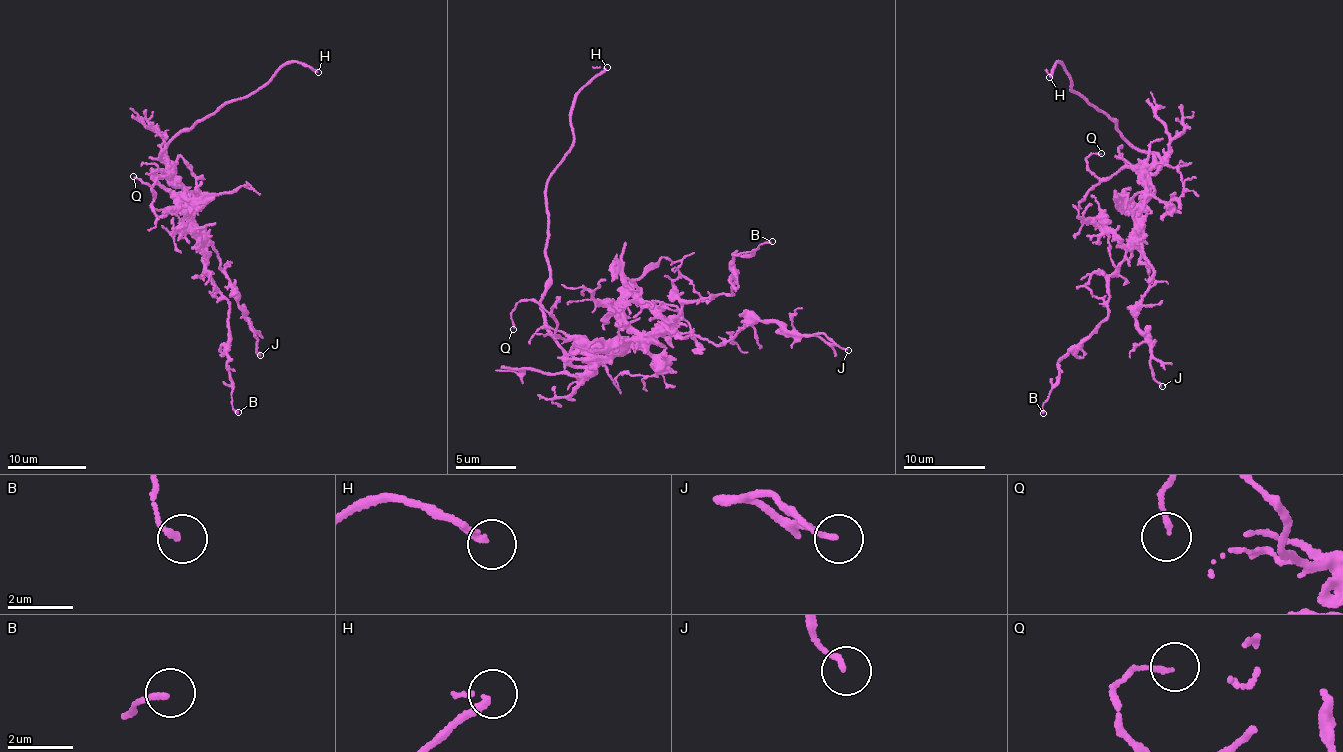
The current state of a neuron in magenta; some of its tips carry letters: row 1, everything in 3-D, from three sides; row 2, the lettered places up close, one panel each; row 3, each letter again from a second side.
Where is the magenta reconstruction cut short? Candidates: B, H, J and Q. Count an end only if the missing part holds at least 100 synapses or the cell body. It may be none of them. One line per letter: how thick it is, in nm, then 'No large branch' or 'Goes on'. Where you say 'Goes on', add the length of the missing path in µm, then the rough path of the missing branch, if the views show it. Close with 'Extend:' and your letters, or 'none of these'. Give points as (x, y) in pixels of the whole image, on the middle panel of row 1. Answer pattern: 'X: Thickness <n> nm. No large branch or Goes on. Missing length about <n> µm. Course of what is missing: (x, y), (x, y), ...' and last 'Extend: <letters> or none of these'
B: Thickness 170 nm. No large branch
H: Thickness 200 nm. Goes on. Missing length about 60 µm
J: Thickness 150 nm. No large branch
Q: Thickness 140 nm. No large branch
Extend: H

